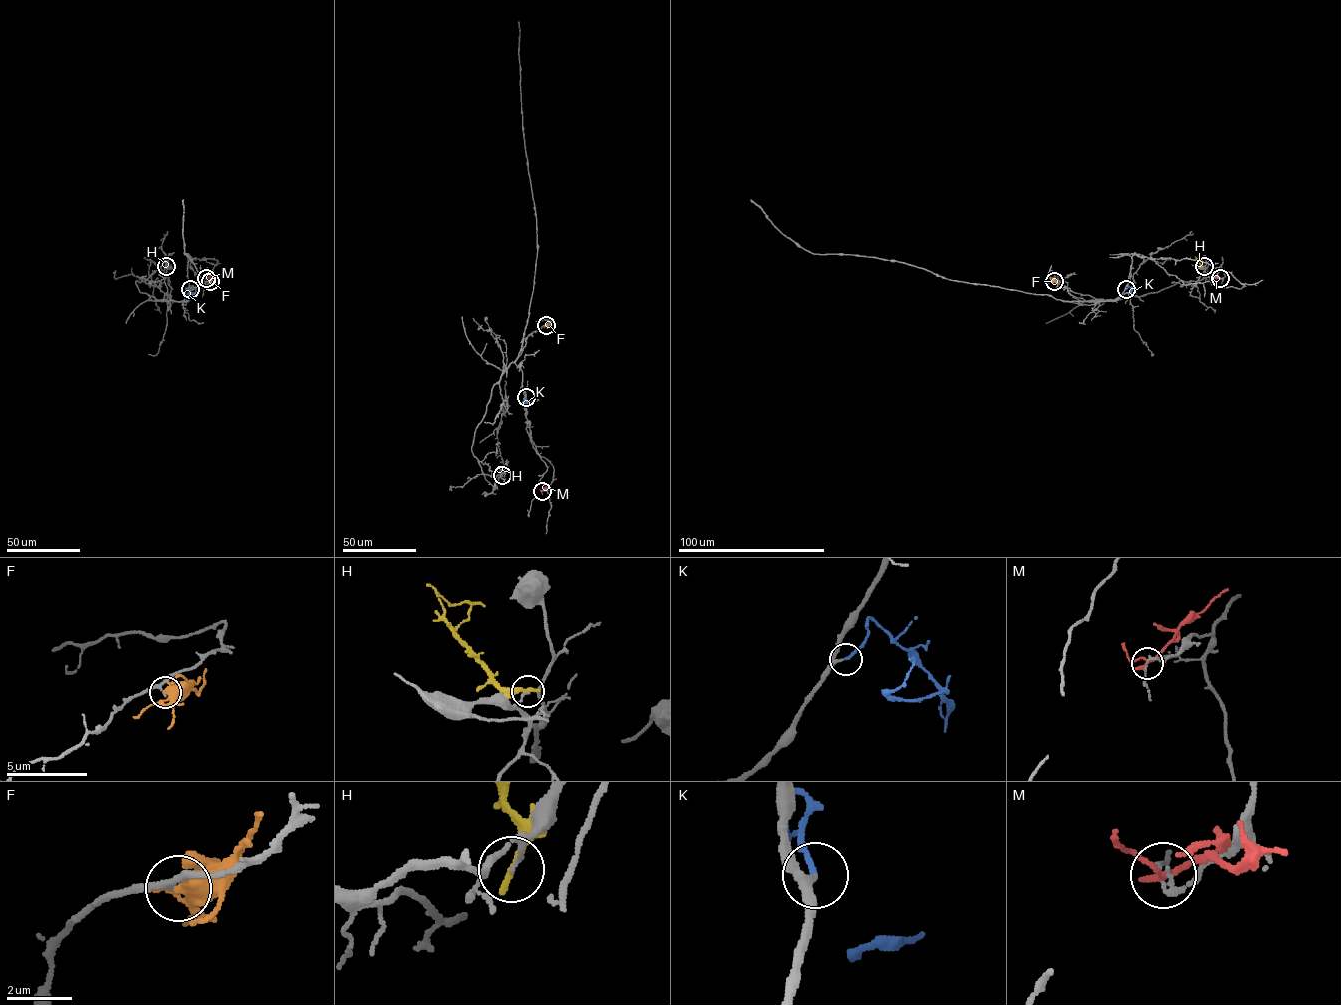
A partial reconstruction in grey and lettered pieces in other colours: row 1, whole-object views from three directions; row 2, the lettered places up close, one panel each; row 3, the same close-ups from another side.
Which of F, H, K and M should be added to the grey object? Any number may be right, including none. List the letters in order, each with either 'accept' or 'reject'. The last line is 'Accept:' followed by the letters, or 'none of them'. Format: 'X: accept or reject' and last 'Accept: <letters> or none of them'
F: reject
H: reject
K: accept
M: reject
Accept: K

